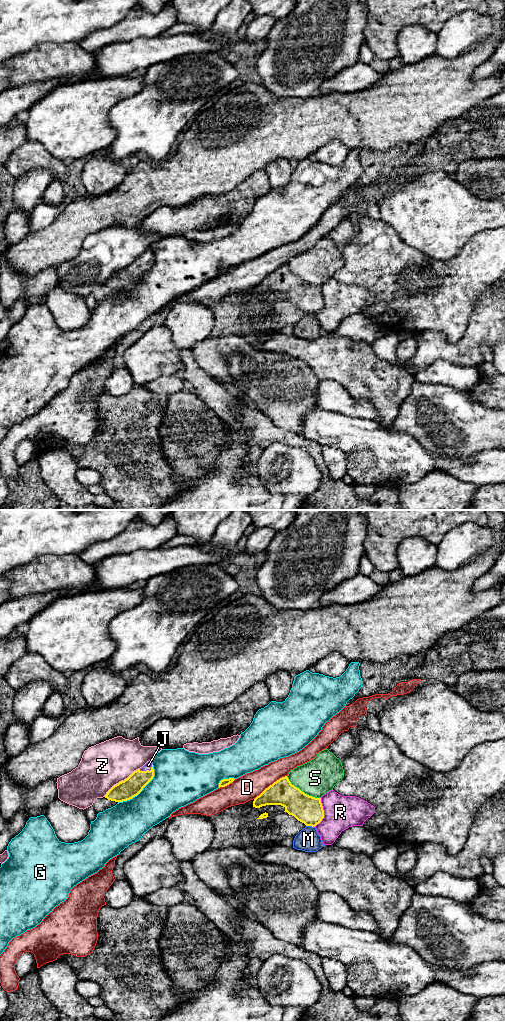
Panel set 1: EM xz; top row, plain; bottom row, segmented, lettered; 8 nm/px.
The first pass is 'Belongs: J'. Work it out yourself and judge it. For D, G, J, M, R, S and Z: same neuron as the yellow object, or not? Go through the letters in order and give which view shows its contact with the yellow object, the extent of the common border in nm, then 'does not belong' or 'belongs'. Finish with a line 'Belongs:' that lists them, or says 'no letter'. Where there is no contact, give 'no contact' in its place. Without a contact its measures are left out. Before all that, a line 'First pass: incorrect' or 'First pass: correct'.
First pass: correct
D: xz | 320 nm | does not belong
G: xz | 420 nm | does not belong
J: xz | 120 nm | belongs
M: xz | 70 nm | does not belong
R: xz | 240 nm | does not belong
S: xz | 340 nm | does not belong
Z: xz | 360 nm | does not belong
Belongs: J

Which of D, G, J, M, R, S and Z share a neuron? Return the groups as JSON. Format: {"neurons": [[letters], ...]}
{"neurons": [["D"], ["G"], ["J"], ["M"], ["R"], ["S"], ["Z"]]}

